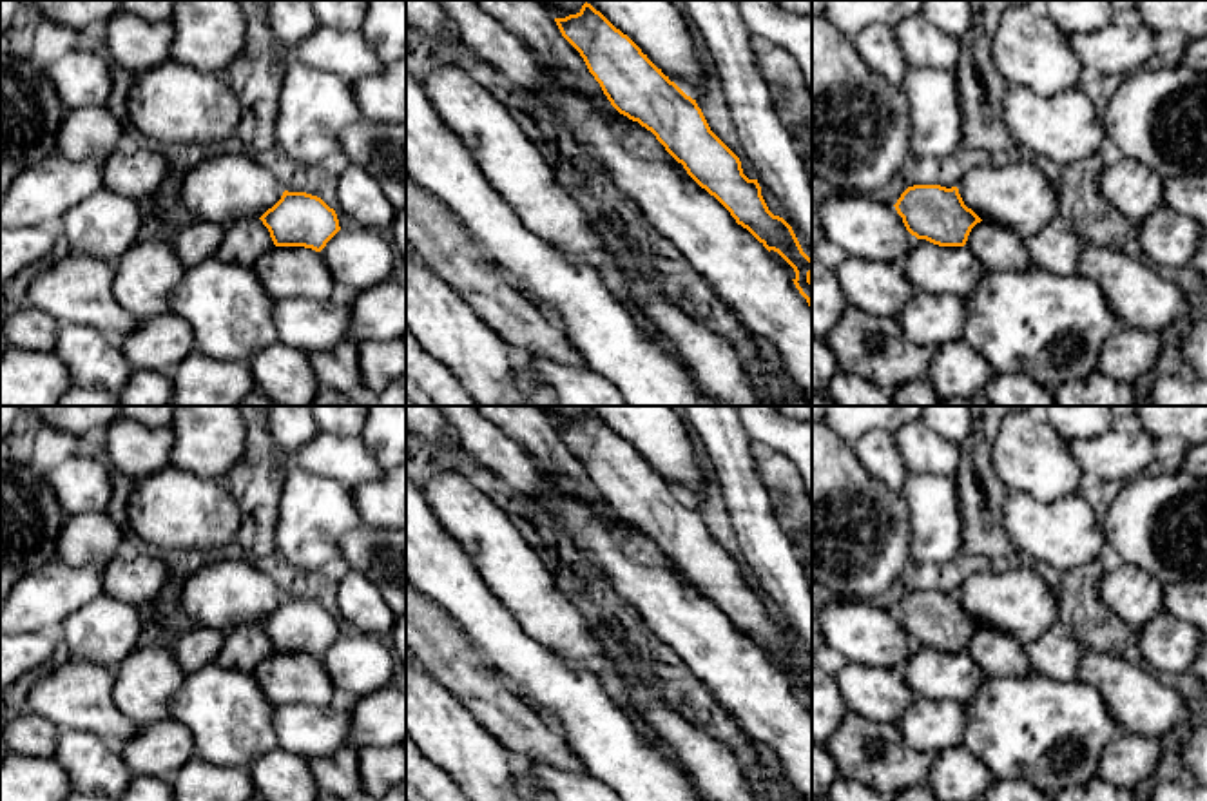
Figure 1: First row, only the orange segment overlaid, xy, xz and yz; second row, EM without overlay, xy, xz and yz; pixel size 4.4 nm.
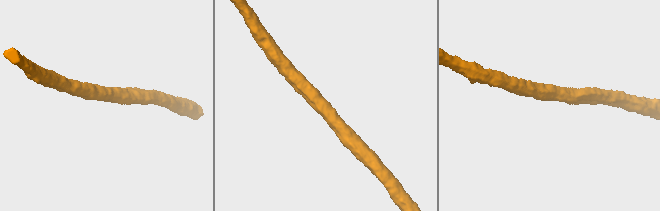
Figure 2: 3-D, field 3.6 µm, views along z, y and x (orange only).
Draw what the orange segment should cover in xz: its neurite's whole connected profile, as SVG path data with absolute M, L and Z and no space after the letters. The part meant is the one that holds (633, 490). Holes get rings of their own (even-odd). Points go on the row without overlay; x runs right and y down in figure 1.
M585 408L576 420L555 428L611 511L651 536L738 631L794 674L792 687L812 714L812 665L803 658L792 632L768 616L758 585L743 580L739 564L710 536L696 506L591 410Z

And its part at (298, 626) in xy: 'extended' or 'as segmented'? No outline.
as segmented

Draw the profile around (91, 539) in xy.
M101 511L72 515L58 536L56 558L101 571L118 555L121 536L121 529Z

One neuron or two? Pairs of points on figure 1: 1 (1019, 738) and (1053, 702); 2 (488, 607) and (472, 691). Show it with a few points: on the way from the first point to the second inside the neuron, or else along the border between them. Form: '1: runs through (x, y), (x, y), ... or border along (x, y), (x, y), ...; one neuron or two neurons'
1: runs through (1028, 731), (1048, 711); one neuron
2: border along (452, 617), (481, 655), (499, 671); two neurons

